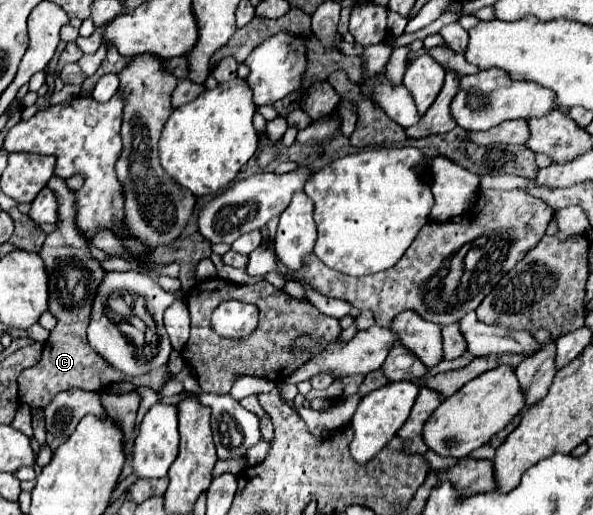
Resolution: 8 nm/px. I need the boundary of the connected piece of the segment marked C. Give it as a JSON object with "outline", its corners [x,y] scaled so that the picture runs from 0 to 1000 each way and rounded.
{"outline":[[[86,342],[79,361],[96,377],[99,419],[96,419],[93,447],[79,454],[79,466],[66,493],[83,532],[83,606],[99,625],[93,641],[86,645],[83,660],[73,668],[69,699],[59,711],[39,718],[29,734],[32,773],[52,788],[52,800],[66,800],[69,792],[76,792],[86,781],[86,773],[106,757],[137,753],[150,761],[167,761],[207,738],[207,726],[180,711],[177,695],[170,695],[147,668],[147,629],[150,629],[150,610],[153,610],[153,586],[160,579],[160,567],[177,528],[170,524],[167,509],[150,493],[147,466],[137,462],[126,439],[126,427],[123,427],[126,423],[126,373],[120,373],[110,350],[96,342]]]}

